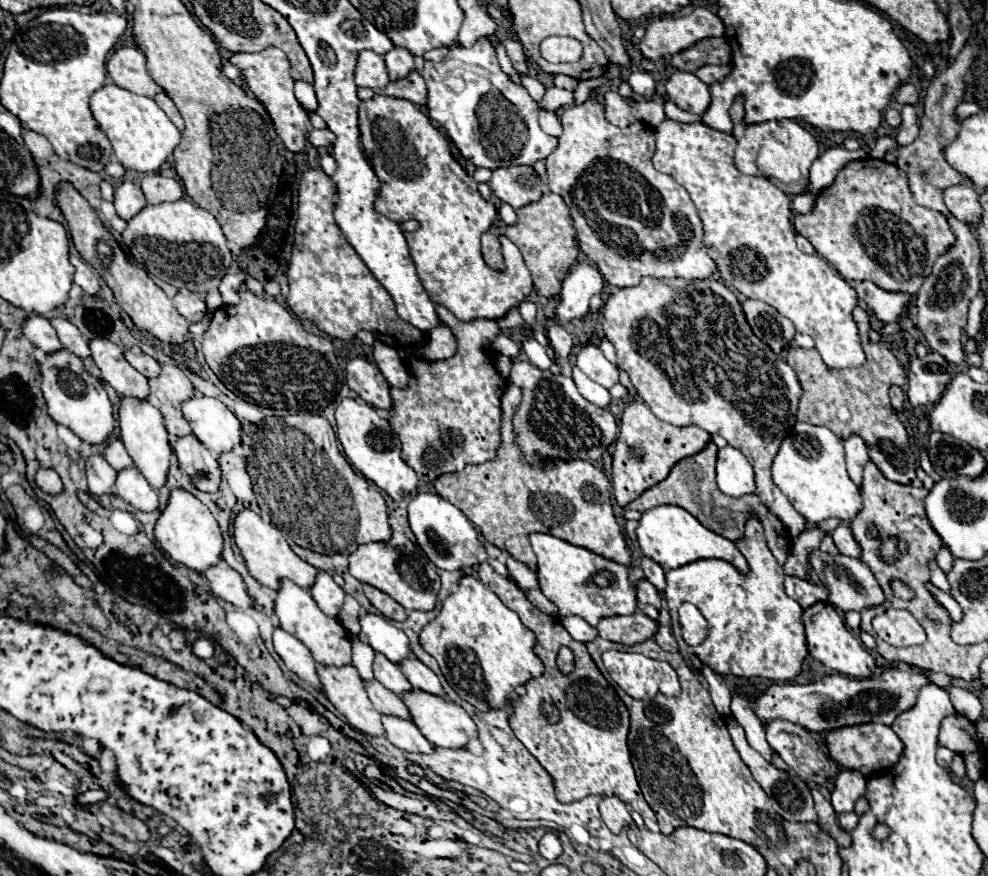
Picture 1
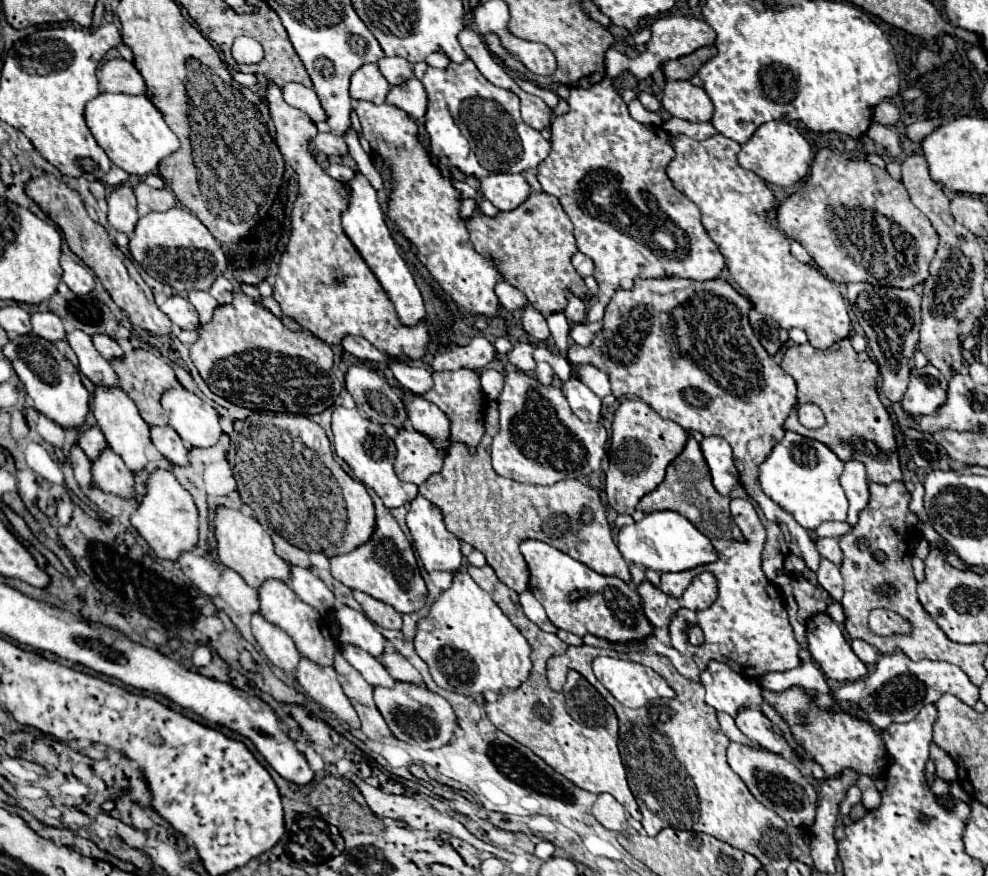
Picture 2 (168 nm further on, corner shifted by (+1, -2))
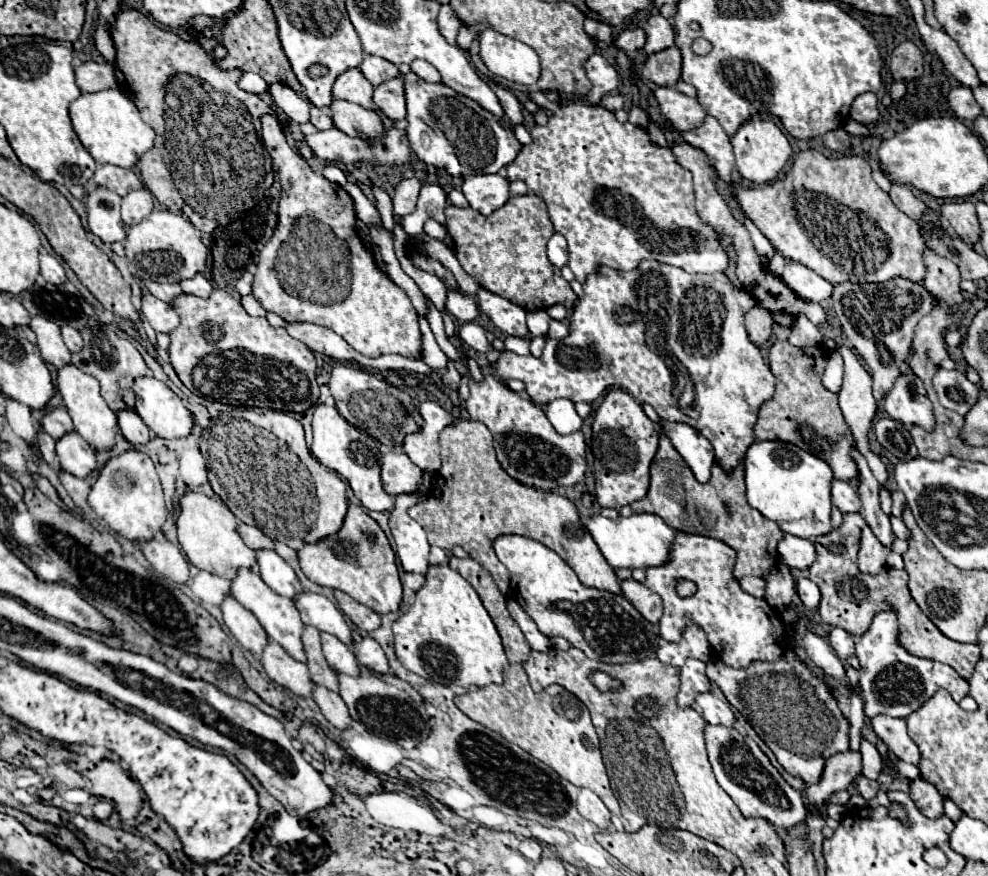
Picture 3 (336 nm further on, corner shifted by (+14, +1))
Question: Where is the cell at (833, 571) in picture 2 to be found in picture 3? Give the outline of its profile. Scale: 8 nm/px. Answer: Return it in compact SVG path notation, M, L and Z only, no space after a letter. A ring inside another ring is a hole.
M800 577L796 581L796 593L798 593L798 597L800 597L800 601L802 601L802 605L806 609L816 609L818 607L818 603L820 603L820 591L818 591L818 585L812 583L810 579Z

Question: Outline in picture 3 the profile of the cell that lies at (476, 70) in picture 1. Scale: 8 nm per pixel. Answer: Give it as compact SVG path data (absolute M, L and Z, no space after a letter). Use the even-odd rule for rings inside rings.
M416 73L404 75L406 85L406 133L412 151L426 165L446 169L454 177L478 173L498 173L500 167L512 163L520 151L514 133L500 119L484 111L476 101L458 95L446 85L426 83Z

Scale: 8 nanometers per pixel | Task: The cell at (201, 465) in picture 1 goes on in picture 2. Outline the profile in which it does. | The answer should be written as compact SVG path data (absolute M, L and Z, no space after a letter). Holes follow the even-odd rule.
M153 426L151 440L169 462L173 462L175 466L189 466L189 448L183 444L179 434L175 434L171 426Z

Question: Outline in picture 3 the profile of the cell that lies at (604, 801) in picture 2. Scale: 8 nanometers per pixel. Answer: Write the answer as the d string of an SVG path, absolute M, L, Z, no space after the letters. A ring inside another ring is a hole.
M580 789L580 795L578 795L578 813L592 821L594 825L598 825L600 829L608 829L612 823L610 823L610 811L606 809L606 805L602 803L602 799L590 791L590 789Z

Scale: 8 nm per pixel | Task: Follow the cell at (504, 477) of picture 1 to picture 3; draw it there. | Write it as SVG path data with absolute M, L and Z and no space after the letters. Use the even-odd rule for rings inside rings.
M462 421L458 425L448 425L440 433L440 445L442 467L438 471L436 489L422 505L408 509L408 515L424 527L430 545L442 547L446 551L450 551L454 545L460 545L492 573L500 591L508 595L510 575L506 573L506 567L496 561L492 541L500 535L516 533L540 541L542 545L558 553L574 569L584 587L596 587L616 595L622 593L614 569L606 563L592 535L582 525L574 503L556 493L524 487L516 479L512 479L496 459L492 433L486 429L484 423Z

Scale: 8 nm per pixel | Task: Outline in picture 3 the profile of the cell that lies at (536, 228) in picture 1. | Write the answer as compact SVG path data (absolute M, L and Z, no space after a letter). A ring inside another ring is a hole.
M534 193L516 195L496 209L490 217L480 215L472 207L446 205L444 209L448 231L454 239L454 253L462 269L472 275L480 287L496 293L524 311L548 309L550 305L564 305L568 311L576 303L576 293L570 283L560 275L546 257L546 241L554 233L552 223L546 213L546 203Z

